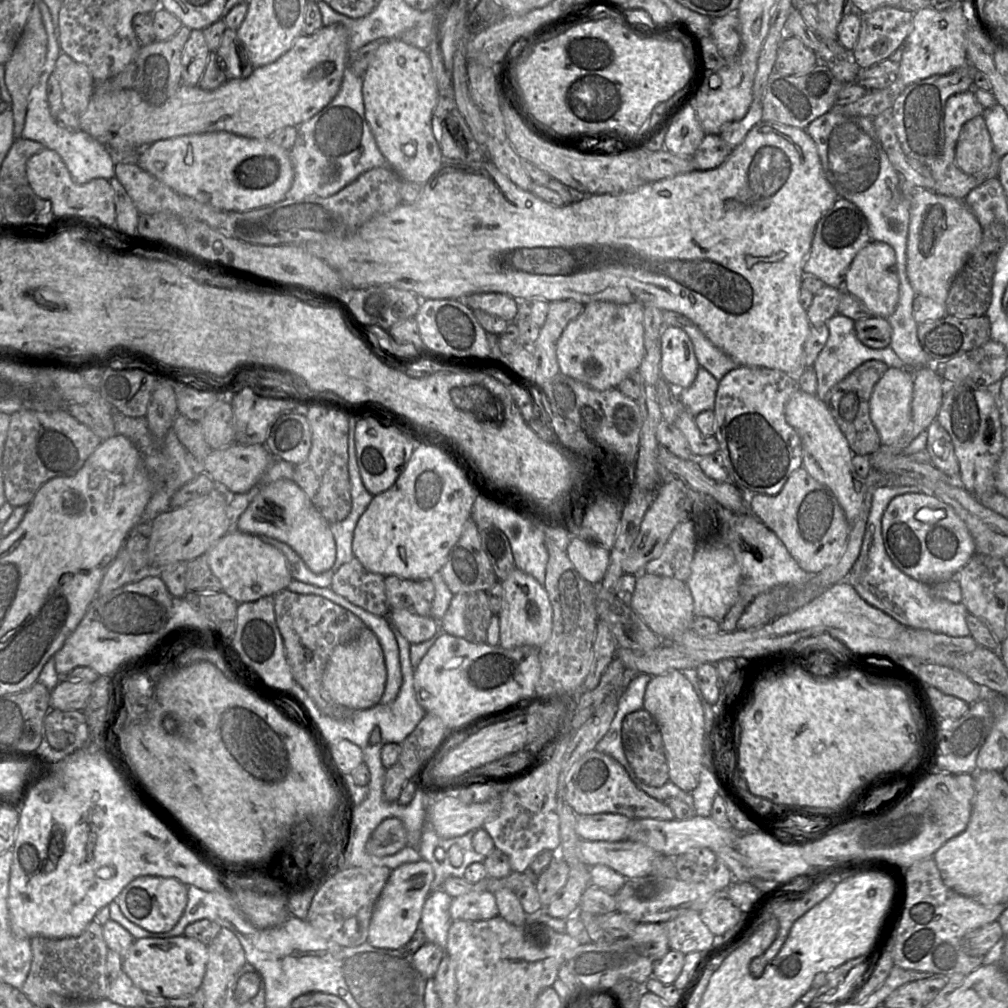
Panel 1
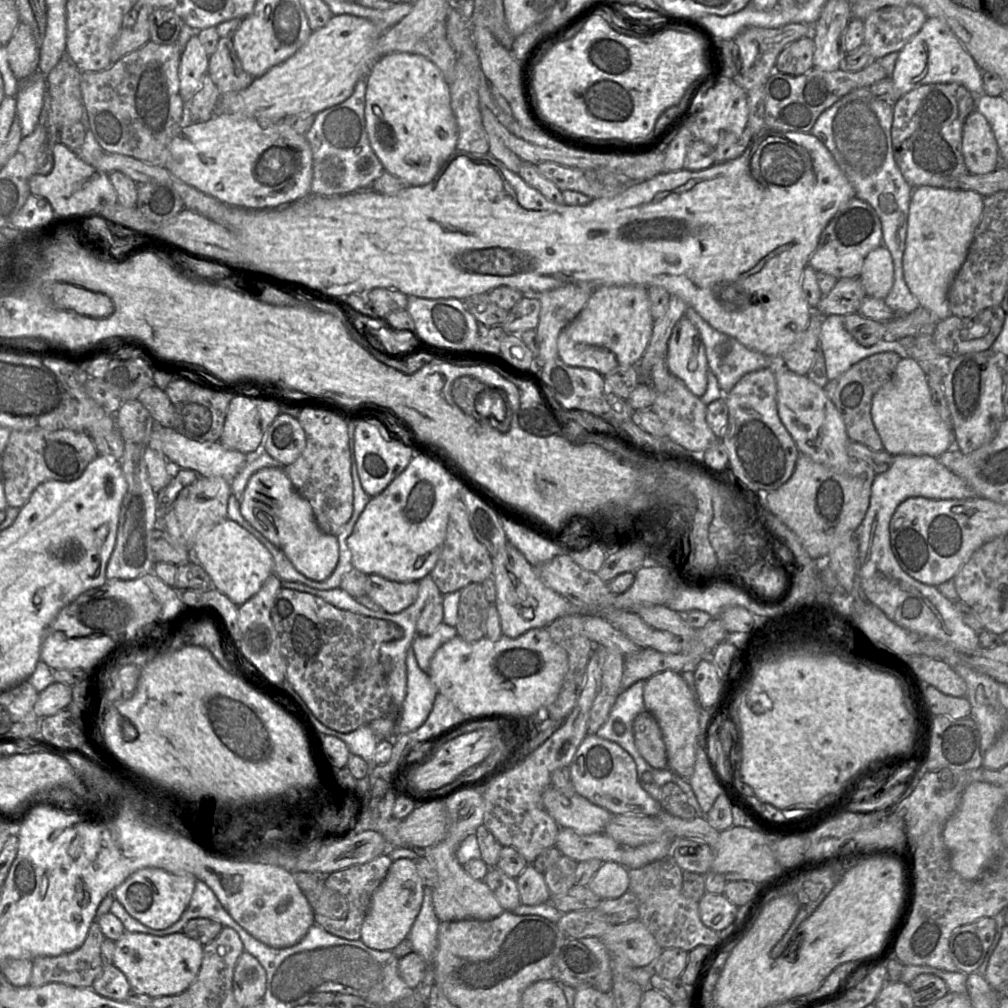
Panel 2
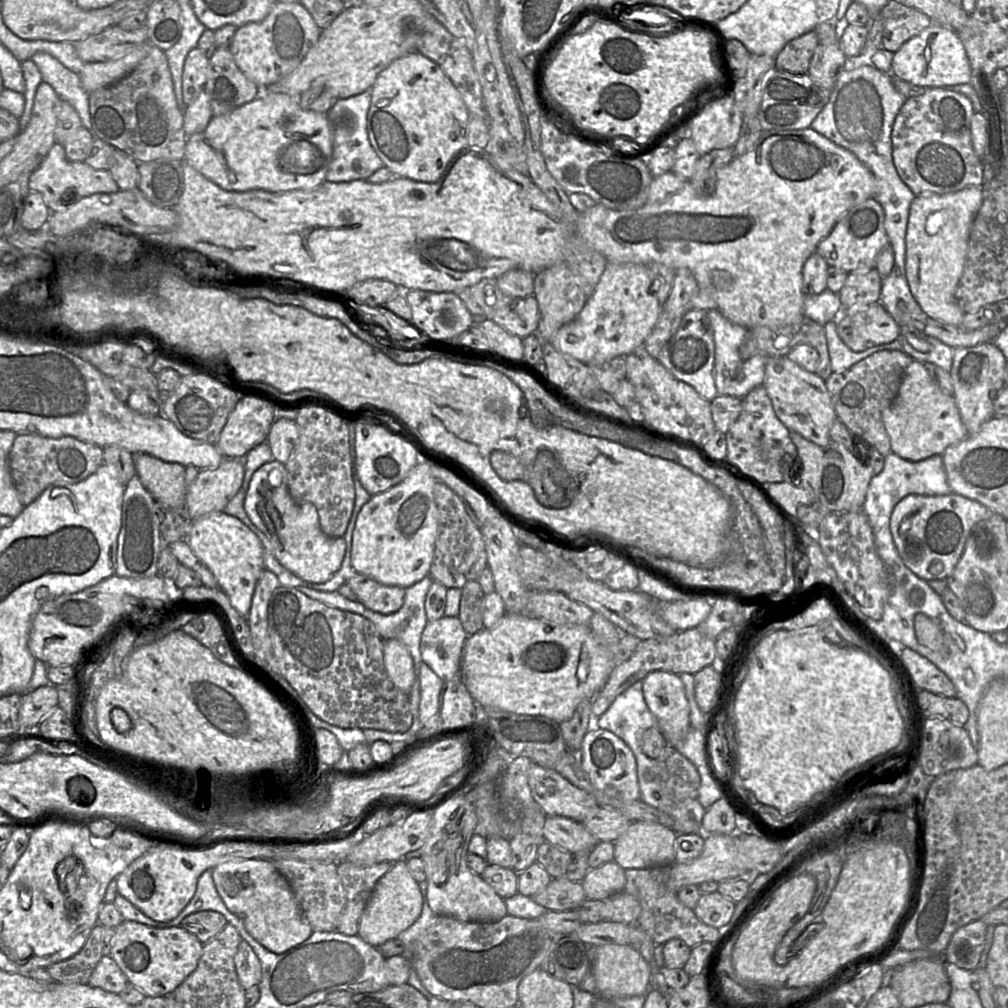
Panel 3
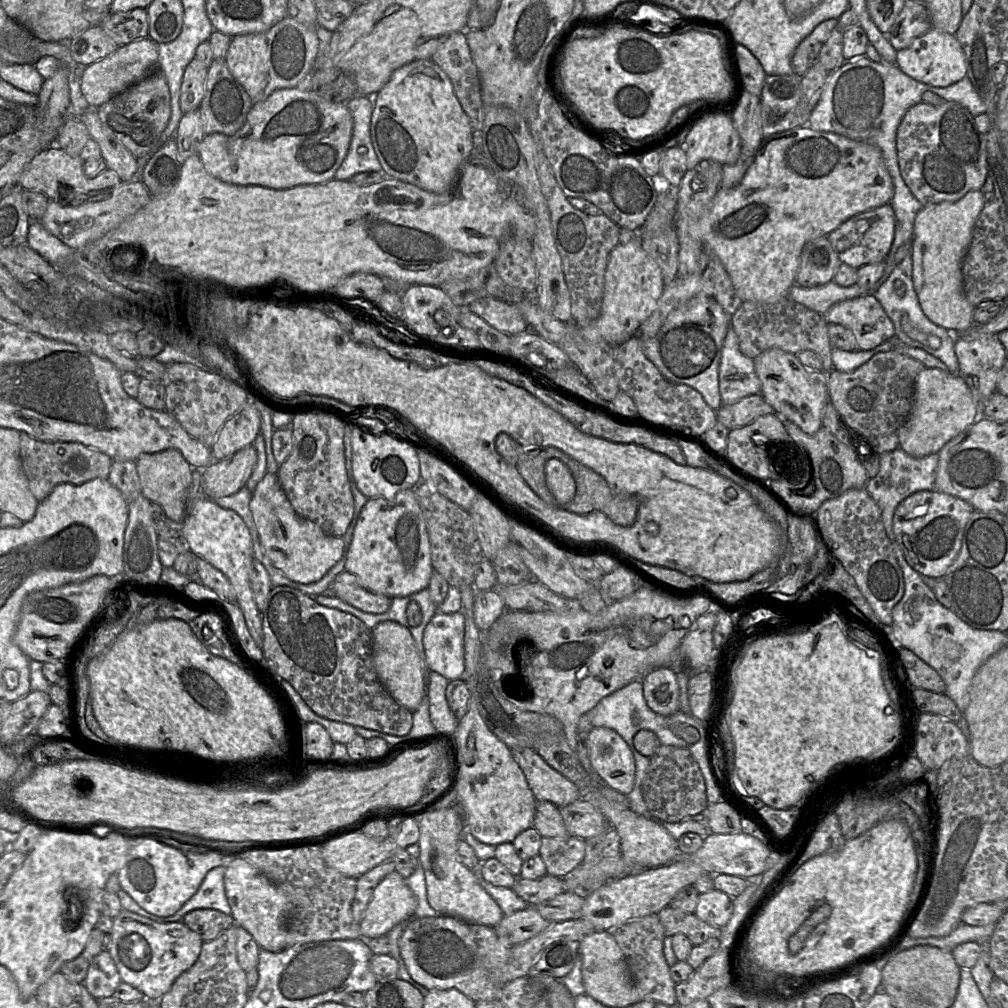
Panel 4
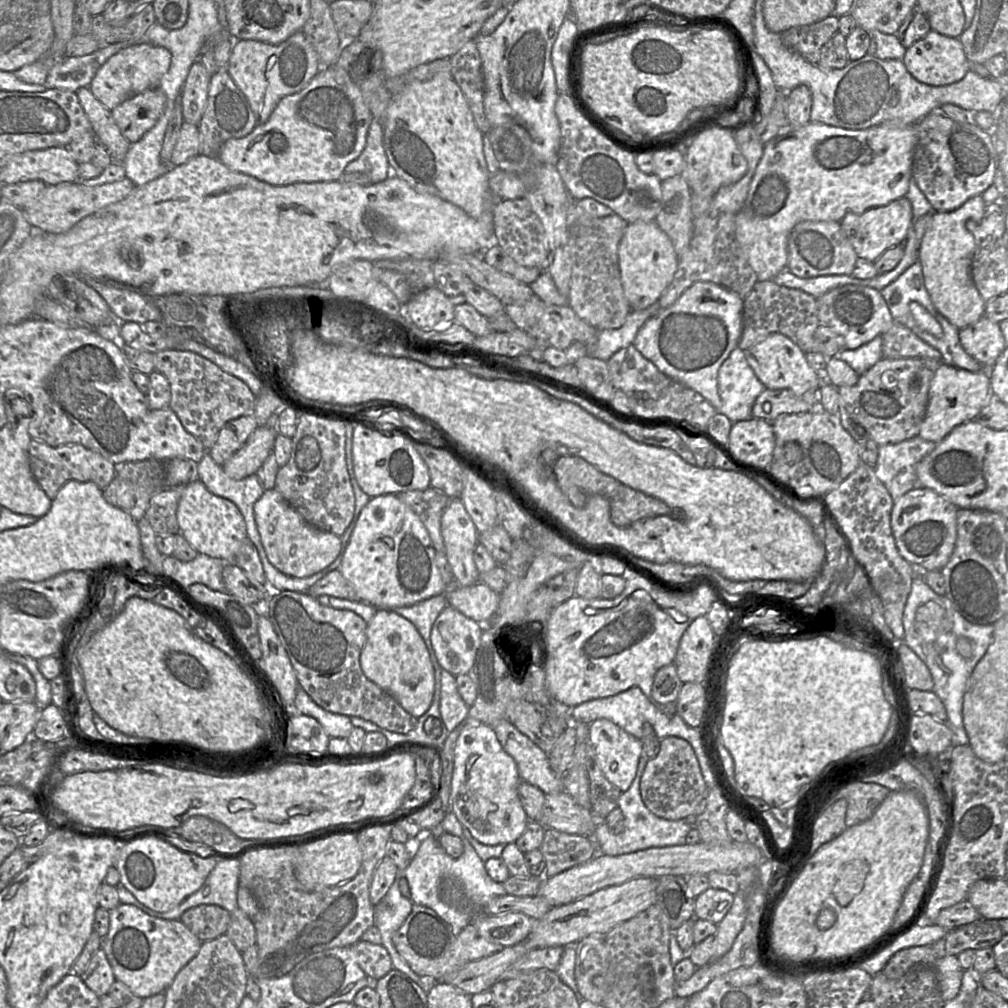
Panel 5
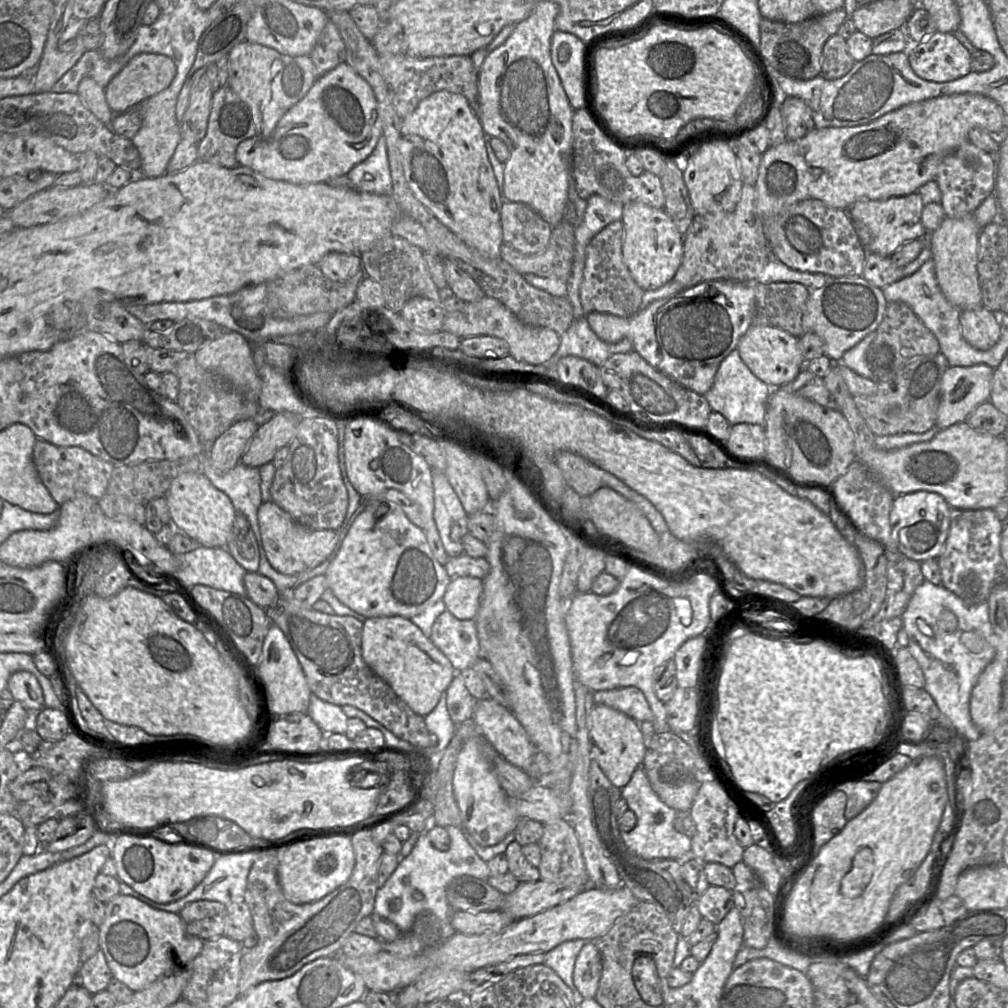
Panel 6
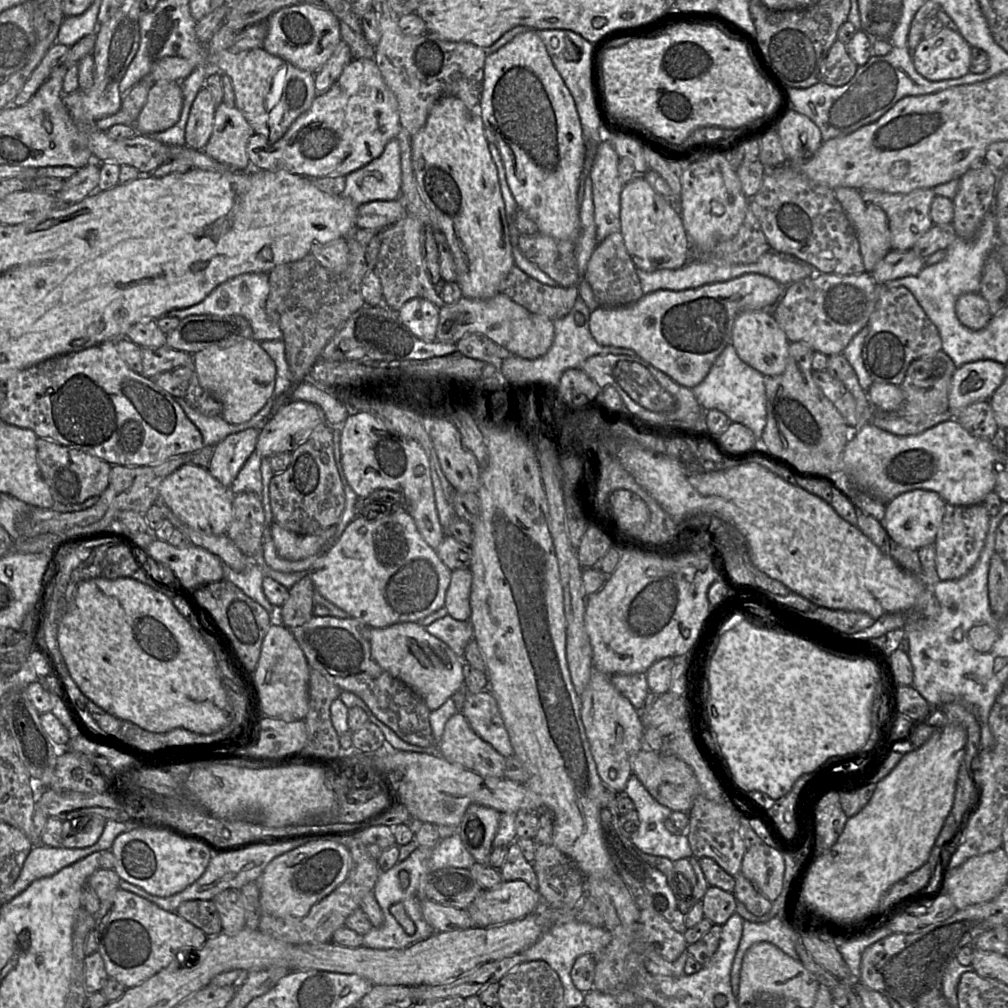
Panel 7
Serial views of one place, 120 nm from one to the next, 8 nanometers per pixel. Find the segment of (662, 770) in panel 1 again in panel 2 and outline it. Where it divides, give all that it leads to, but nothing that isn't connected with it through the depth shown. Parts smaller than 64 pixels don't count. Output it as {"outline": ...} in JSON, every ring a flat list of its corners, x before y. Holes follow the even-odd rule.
{"outline":[[649,711,641,712,634,719,633,736,637,750,651,767,668,768,662,731,657,720]]}

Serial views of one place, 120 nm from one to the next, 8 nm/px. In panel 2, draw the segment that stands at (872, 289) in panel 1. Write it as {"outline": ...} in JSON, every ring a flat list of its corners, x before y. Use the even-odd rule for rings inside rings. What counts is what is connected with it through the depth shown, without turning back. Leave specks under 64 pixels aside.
{"outline":[[884,245,866,256,858,279,866,296,883,300,888,295,894,282,894,266,890,251]]}

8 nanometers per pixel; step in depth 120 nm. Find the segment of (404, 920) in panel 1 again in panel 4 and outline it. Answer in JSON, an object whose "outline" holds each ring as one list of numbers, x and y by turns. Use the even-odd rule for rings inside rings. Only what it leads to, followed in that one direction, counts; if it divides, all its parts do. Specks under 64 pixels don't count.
{"outline":[[398,872,388,874,375,888,360,922,361,938,387,935,397,924,411,918,417,898]]}

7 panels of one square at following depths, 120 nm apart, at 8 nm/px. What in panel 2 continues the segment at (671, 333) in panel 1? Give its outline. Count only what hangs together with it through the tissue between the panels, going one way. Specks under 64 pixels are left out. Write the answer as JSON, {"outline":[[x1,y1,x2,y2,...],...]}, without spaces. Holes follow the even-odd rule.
{"outline":[[685,316,675,327,668,341,666,364,697,397,707,389,708,362,705,346,696,326]]}

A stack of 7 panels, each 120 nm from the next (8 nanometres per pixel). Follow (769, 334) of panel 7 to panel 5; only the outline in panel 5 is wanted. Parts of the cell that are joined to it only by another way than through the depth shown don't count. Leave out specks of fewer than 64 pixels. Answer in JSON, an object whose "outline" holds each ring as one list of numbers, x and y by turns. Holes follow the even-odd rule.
{"outline":[[772,333,744,352,748,364,766,389,789,389,795,394,803,394,809,390,819,390,822,385,823,374,816,372,808,364,806,353,783,334]]}

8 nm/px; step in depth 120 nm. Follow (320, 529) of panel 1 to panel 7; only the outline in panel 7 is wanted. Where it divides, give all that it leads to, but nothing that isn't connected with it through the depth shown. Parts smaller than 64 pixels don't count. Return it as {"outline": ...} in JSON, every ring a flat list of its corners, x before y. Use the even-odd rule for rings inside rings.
{"outline":[[273,522,270,532,278,555,289,561,298,561,316,554,336,533,336,526,329,527,321,533,299,535]]}

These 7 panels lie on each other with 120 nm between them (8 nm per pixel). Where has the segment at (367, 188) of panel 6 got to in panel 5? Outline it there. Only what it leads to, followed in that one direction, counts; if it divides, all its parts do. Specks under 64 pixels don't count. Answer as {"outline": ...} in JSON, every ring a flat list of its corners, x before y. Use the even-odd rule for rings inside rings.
{"outline":[[373,117,364,150,358,158,346,166,345,172,365,173,371,183,382,182,392,175,383,146,383,128,379,118]]}

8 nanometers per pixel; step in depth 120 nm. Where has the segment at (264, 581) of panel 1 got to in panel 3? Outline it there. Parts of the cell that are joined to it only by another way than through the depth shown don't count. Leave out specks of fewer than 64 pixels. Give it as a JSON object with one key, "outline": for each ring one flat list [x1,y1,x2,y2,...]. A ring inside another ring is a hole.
{"outline":[[221,511,193,521,186,541,192,552,213,573,218,587,227,594,231,605,247,620,257,581,265,570,259,538,238,518]]}

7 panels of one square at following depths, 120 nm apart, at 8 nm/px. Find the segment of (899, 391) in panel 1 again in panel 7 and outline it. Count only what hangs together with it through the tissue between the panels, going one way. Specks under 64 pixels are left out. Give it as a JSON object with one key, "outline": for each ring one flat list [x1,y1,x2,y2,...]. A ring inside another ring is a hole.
{"outline":[[992,360,970,362,956,368,951,380,948,407,953,419,970,404,989,401,1004,377,1005,365]]}

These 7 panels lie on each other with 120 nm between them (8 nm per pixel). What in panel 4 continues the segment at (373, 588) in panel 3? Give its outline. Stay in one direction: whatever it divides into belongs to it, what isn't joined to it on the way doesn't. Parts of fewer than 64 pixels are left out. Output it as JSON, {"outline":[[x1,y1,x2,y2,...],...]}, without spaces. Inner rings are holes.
{"outline":[[343,571,333,581,323,595,337,597,345,603,370,614,382,614,388,611,391,598,372,593,358,582,350,572]]}

